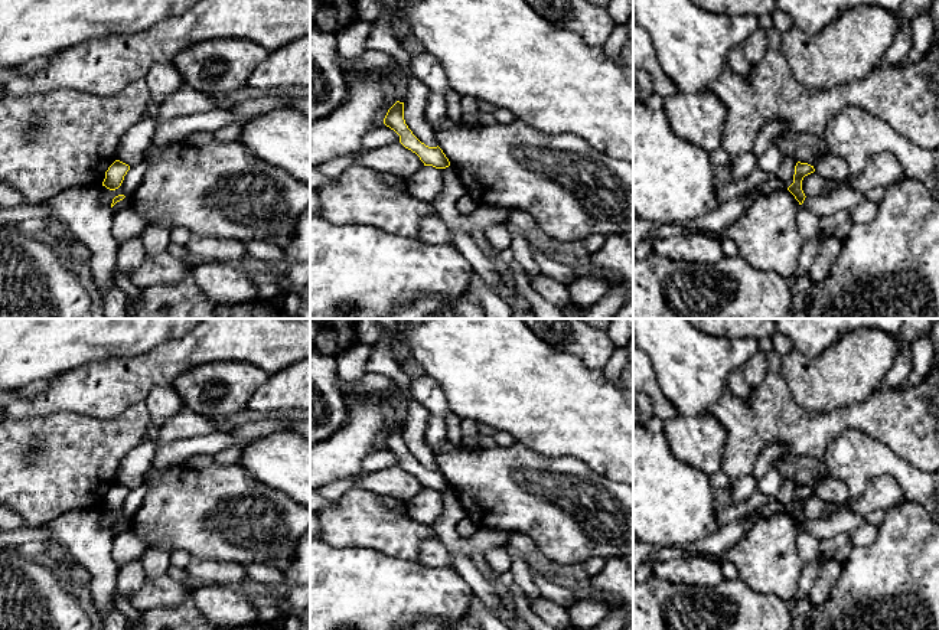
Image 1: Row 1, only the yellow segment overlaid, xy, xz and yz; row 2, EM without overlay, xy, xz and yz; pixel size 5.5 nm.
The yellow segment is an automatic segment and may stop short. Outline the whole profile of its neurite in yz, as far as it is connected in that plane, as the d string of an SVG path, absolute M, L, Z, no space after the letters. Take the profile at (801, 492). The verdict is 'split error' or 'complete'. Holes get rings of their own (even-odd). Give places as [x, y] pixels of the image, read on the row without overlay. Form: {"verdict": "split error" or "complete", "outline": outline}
{"verdict": "complete", "outline": "M798 484L795 489L795 497L793 497L793 506L788 510L788 513L795 519L795 522L799 525L799 528L805 523L805 516L802 513L802 503L805 499L814 496L814 489L808 486Z"}

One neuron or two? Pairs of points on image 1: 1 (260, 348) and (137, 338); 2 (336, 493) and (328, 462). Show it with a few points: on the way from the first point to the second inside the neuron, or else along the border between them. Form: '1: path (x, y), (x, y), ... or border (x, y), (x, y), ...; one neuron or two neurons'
1: border (185, 333), (163, 340), (136, 356); two neurons
2: border (365, 473), (325, 485); two neurons

